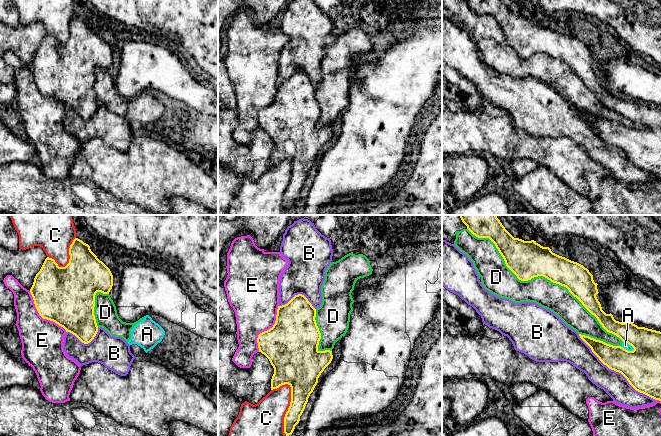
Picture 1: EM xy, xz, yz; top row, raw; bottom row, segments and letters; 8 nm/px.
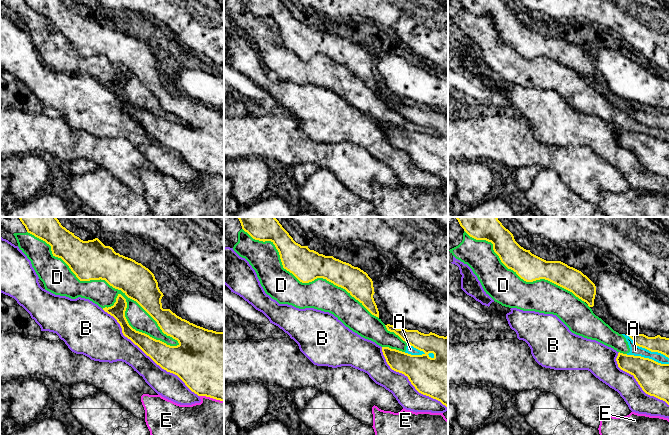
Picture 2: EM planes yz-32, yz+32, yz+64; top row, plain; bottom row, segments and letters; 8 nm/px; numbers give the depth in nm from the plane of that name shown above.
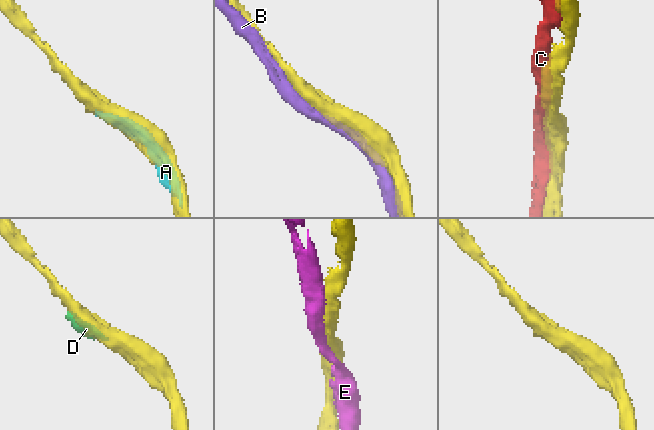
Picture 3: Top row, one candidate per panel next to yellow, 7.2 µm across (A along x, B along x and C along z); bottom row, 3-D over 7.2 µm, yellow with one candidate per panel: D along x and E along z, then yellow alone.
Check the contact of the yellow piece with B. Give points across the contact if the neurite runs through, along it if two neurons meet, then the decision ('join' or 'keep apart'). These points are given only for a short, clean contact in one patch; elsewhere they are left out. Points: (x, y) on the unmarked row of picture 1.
keep apart

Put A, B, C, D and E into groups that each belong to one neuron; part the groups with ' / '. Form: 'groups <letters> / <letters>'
groups A D / B / C / E

